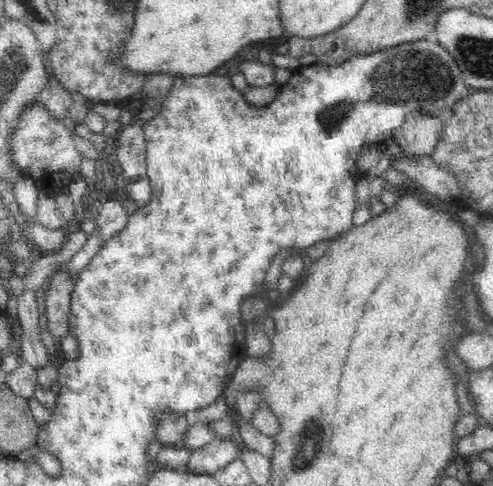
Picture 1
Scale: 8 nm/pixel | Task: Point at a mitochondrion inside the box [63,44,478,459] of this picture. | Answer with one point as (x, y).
(413, 77)

